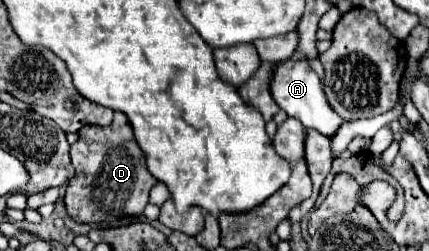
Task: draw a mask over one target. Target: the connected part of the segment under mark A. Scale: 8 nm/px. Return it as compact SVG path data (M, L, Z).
M284 60L278 62L272 70L272 78L270 78L270 94L274 96L276 104L288 112L288 116L298 118L306 128L314 128L326 136L332 136L338 132L342 118L328 106L326 96L322 92L322 84L318 74L310 68L308 62L300 62L300 60Z

